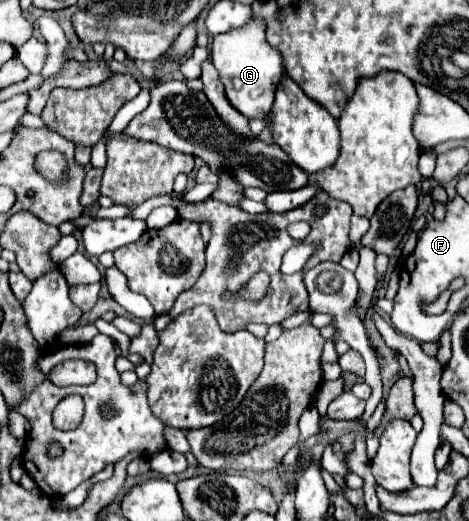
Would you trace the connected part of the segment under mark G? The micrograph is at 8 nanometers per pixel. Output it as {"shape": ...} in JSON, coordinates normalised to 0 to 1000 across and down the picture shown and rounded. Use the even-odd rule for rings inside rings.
{"shape":[[[535,36],[510,56],[458,67],[450,83],[450,117],[467,136],[467,148],[480,163],[480,182],[493,202],[531,228],[565,228],[582,202],[582,179],[599,148],[599,109],[569,86],[561,40]]]}

